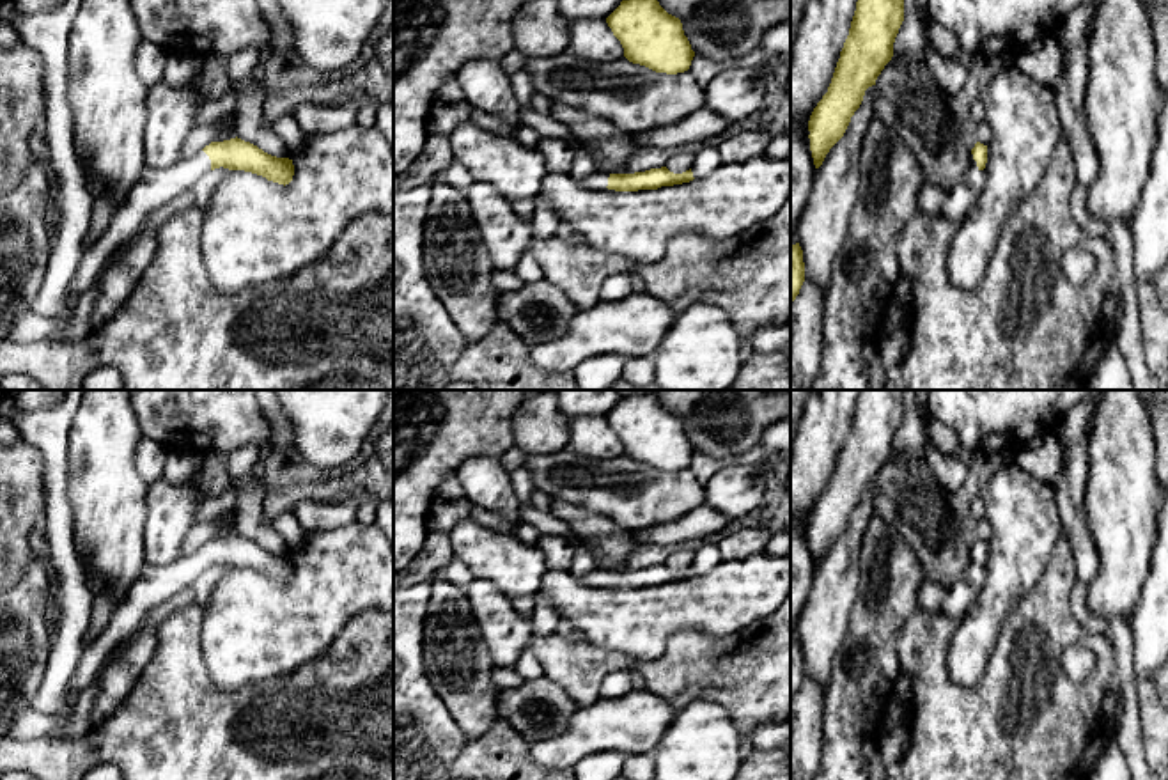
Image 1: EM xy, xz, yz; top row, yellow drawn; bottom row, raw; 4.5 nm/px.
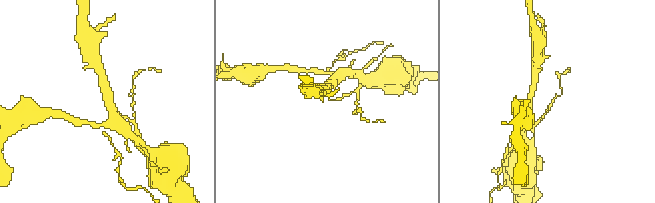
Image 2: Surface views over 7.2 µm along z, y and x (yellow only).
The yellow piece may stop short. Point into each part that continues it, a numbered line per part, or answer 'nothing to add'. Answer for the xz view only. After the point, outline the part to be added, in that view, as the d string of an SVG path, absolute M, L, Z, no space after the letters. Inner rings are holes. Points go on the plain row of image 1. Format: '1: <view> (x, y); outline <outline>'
1: xz (599, 577); outline M597 567L592 573L581 574L578 576L578 581L585 583L585 585L606 585L608 583L608 571Z

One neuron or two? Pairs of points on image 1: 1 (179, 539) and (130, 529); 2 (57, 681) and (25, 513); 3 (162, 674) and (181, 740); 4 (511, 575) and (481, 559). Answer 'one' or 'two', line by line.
1: two
2: two
3: one
4: one

